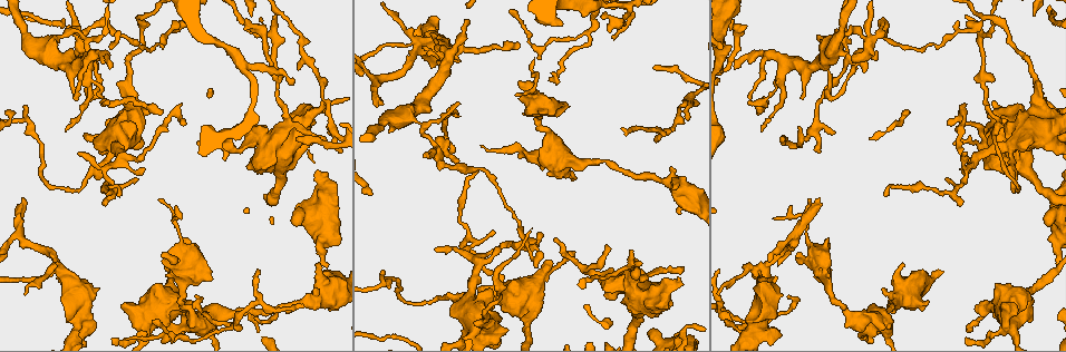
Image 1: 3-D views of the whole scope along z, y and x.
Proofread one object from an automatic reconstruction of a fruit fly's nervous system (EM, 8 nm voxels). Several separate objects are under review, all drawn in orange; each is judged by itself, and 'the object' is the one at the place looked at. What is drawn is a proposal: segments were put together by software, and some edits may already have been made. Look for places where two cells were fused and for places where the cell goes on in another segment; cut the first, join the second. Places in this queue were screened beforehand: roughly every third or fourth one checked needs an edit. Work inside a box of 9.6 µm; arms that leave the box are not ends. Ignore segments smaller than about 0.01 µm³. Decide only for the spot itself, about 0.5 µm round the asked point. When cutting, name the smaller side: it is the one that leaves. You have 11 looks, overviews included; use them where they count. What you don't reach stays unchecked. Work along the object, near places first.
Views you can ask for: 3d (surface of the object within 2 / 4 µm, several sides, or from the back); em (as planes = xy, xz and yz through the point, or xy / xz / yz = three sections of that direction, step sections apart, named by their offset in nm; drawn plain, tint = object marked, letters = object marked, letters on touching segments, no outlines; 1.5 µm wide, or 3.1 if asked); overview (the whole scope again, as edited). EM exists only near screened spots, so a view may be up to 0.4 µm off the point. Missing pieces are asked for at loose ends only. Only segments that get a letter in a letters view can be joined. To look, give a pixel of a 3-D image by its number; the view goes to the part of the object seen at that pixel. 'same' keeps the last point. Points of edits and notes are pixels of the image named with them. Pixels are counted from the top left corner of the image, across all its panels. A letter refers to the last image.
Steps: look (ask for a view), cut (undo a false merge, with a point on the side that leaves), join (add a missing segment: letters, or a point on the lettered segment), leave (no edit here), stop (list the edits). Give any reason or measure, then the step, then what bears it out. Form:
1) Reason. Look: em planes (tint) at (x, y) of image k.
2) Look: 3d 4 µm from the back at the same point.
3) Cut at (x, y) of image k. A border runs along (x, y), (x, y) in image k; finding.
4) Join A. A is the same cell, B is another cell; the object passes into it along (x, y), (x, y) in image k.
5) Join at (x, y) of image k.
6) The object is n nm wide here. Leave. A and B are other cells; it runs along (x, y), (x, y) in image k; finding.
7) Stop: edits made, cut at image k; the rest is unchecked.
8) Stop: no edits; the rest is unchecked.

Free end. Look: em yz step 4 (tint) at (818, 197) of image 1.

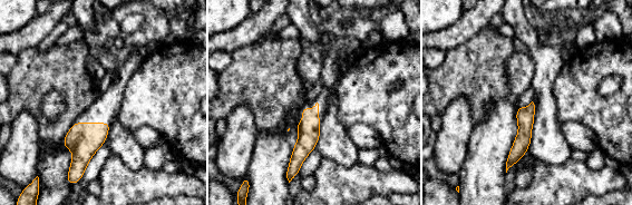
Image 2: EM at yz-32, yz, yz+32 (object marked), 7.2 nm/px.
Look: em planes (letters) at the same point.

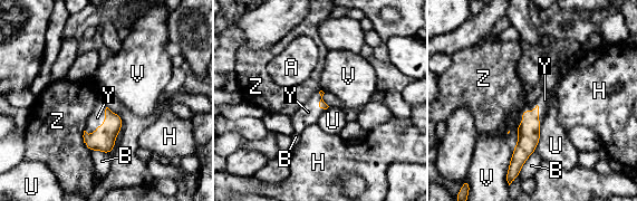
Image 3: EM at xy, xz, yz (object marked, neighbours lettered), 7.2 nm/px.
Join Y. Y is the same cell, A, B, H, U, V and Z are other cells; the object passes into it along (104, 139), (102, 125), (97, 117) in image 3; the cell continues.

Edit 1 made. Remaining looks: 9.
Look: overview.

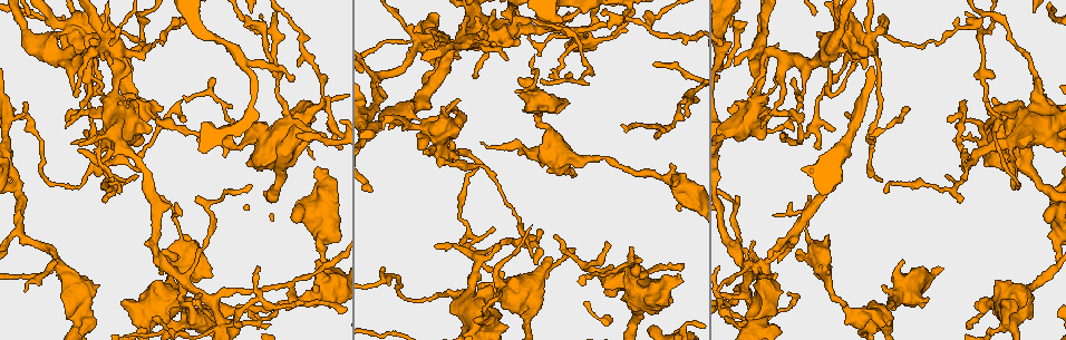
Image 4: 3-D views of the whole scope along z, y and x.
Small branch off a trunk. Look: 3d 4 µm at (765, 263) of image 4.

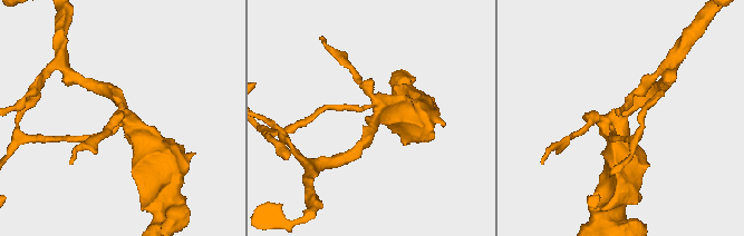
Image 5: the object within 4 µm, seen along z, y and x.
4 arms meet here; need the tissue. Look: em planes (tint) at (618, 123) of image 5.

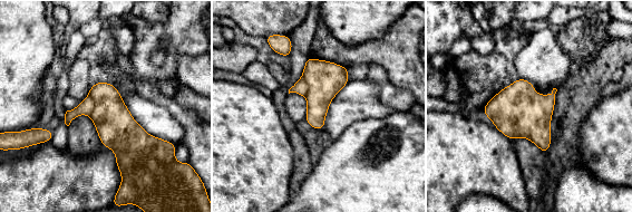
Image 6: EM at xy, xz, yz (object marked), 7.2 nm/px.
What lies round it. Look: em planes (letters) at the same point.

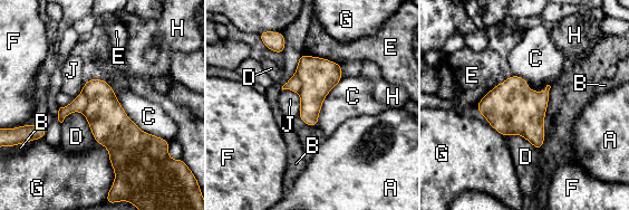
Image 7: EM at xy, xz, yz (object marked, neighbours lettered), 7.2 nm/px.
Cut at (78, 104) of image 7. A, B, C, D, E, F, G, H and J are other cells; a border runs along (81, 92), (86, 98), (83, 112) in image 7; a second cell is stuck on.

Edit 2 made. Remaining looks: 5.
Free end. Look: em planes (letters) at (993, 99) of image 4.

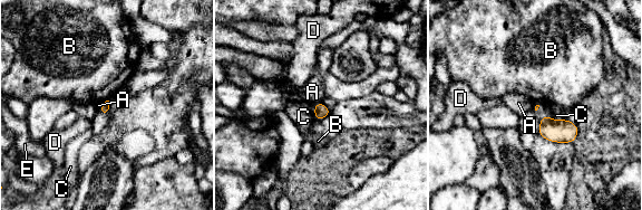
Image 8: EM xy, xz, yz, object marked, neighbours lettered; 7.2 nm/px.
Leave. A, B, C, D and E are other cells; a border runs along (320, 101), (313, 106) in image 8; no lettered segment goes on from it.

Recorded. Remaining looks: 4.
Thin end. Look: 3d 4 µm at (631, 246) of image 4.

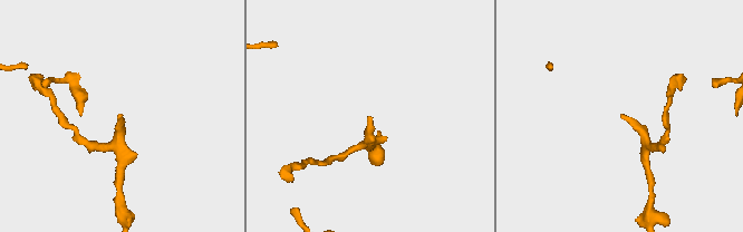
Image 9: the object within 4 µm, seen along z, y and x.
Shape alone is not enough. Look: em planes (letters) at (117, 115) of image 9.

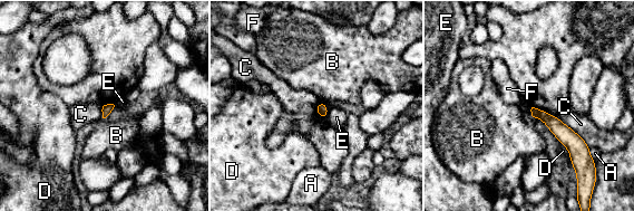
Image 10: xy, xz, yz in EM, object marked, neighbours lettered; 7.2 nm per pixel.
Leave. A, B, C, D, E and F are other cells; a border runs along (546, 112), (568, 125), (589, 146) in image 10; no lettered segment goes on from it.

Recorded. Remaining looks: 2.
Stop: edits made, join at image 3, cut at image 7; the rest is unchecked.

